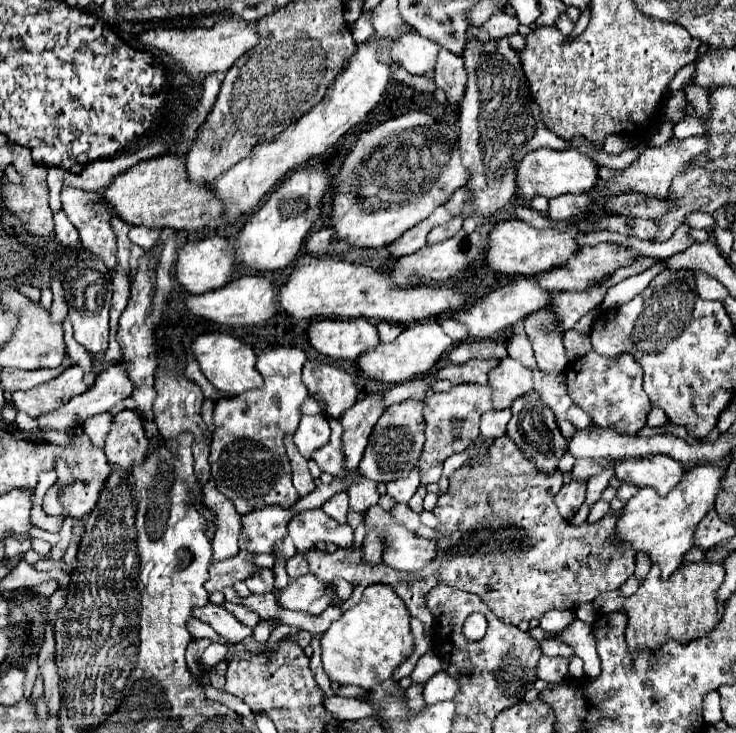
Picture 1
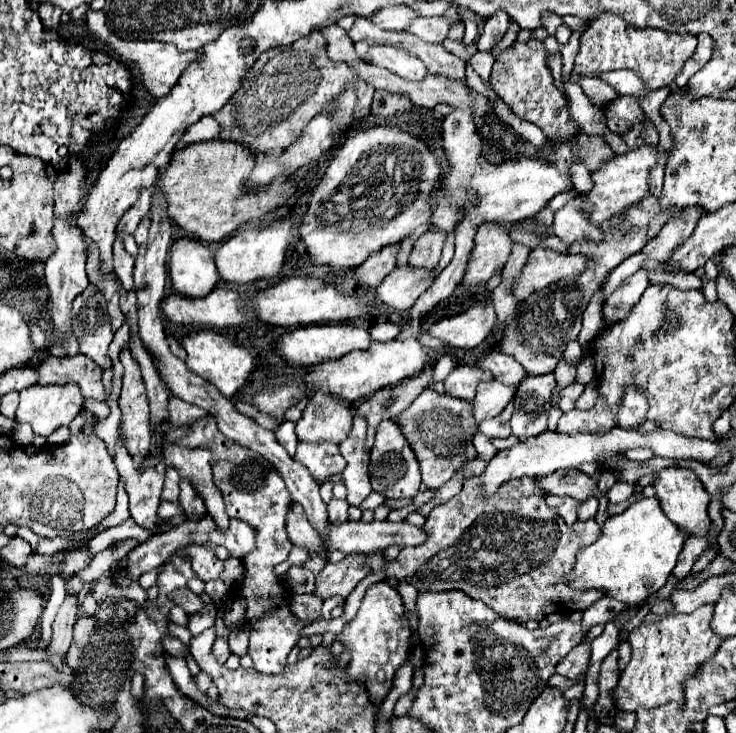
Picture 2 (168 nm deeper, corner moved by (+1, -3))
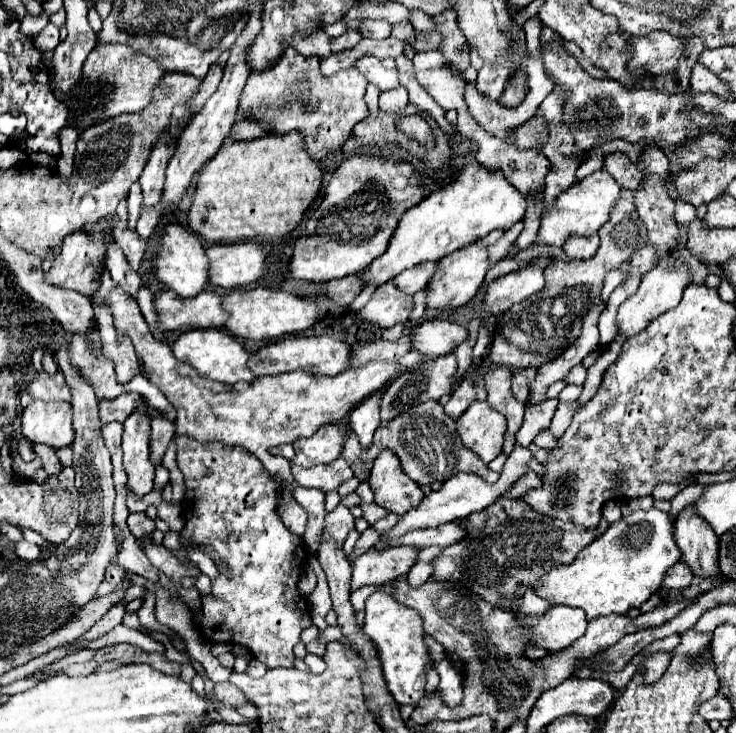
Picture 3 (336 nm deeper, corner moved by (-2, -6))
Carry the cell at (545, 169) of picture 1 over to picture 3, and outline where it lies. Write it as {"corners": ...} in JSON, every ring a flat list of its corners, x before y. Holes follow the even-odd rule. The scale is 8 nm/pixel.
{"corners":[[473,154,463,158,465,164,453,182,429,194,423,202,409,208,391,236,389,248,367,268,367,284,381,286,393,280,403,270,425,262,441,260,443,256,485,238,491,230,509,230,515,222,523,220,529,196,521,194,501,170,487,170]]}

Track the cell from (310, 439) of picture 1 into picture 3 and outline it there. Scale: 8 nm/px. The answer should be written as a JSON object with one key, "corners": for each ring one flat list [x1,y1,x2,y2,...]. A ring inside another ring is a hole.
{"corners":[[339,456,331,464,311,466,311,468,291,464,291,472,293,472,293,478,295,478,295,482,299,486,303,486,303,488,319,488,321,492,337,490,345,480,353,478,353,474,355,474,351,470,351,466,347,466,343,456]]}

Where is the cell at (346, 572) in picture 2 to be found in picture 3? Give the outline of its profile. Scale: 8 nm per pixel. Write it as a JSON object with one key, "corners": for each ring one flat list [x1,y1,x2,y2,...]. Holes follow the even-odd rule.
{"corners":[[397,546,385,550,367,550,353,562,353,576,351,576,351,592,367,584,385,584,393,582,399,576,405,576,409,568,417,560,415,548]]}

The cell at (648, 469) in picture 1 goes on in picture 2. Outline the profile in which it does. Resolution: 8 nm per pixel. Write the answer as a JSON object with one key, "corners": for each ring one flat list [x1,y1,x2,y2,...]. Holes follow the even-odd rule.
{"corners":[[668,467,656,475,658,475,658,479,654,483,654,489,656,489,660,507,666,513,666,517,672,523,676,523,676,527,680,527,680,531,684,531,686,535,696,535,696,537,706,535,710,529,710,523,712,523,708,517,710,493,702,487,698,477,690,469,682,469,682,467]]}

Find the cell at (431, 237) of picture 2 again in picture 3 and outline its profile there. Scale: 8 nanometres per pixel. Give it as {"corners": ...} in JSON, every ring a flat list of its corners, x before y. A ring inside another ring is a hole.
{"corners":[[421,262,421,264,417,264,417,266,413,266,413,268,405,270,405,272,401,272,393,280,393,284,397,288,401,288,403,292,407,292,407,294,415,294,417,290,427,288,427,284,433,278,435,270,437,270,437,262]]}

